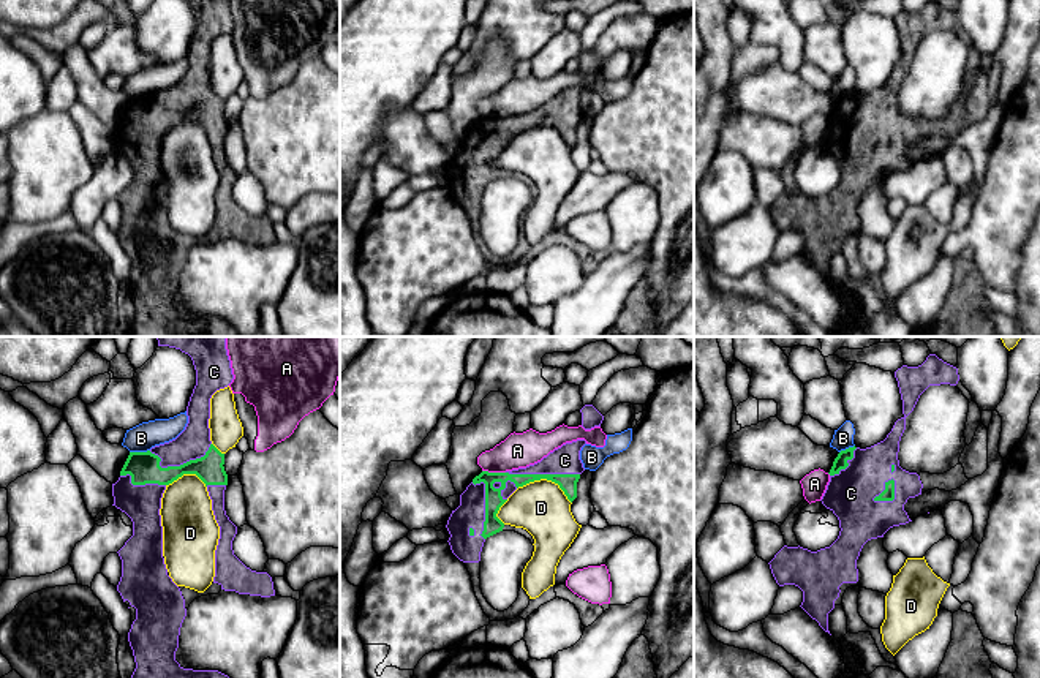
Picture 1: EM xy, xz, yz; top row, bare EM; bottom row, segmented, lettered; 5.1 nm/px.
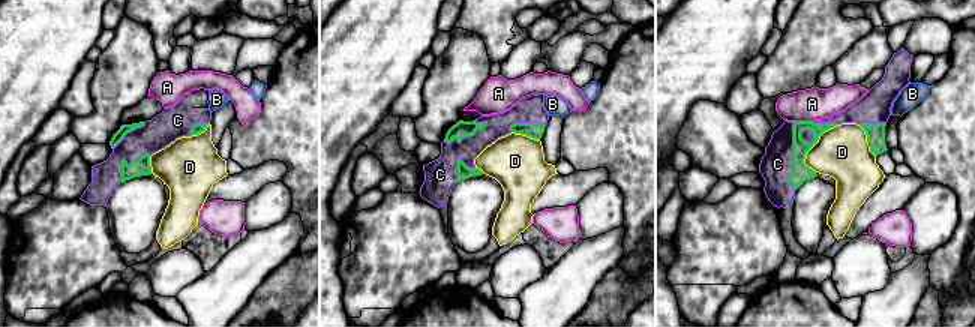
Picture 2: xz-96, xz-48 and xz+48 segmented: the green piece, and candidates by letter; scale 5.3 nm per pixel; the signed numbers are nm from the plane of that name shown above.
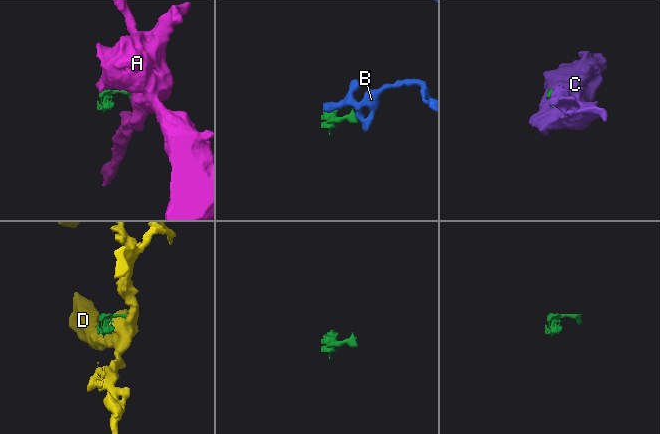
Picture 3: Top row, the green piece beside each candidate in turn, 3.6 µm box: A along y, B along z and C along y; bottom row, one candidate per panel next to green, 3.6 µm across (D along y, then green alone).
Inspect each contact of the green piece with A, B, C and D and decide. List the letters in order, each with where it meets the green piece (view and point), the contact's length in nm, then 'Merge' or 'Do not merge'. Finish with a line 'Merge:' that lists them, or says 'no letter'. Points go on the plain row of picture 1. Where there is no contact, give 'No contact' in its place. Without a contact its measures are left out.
A: Touches green at xz (493, 119). Shared border 120 nm. Do not merge
B: Touches green at xy (139, 98). Shared border 110 nm. Do not merge
C: Touches green at xy (180, 111). Shared border 320 nm. Merge
D: Touches green at xz (547, 125). Shared border 300 nm. Do not merge
Merge: C

